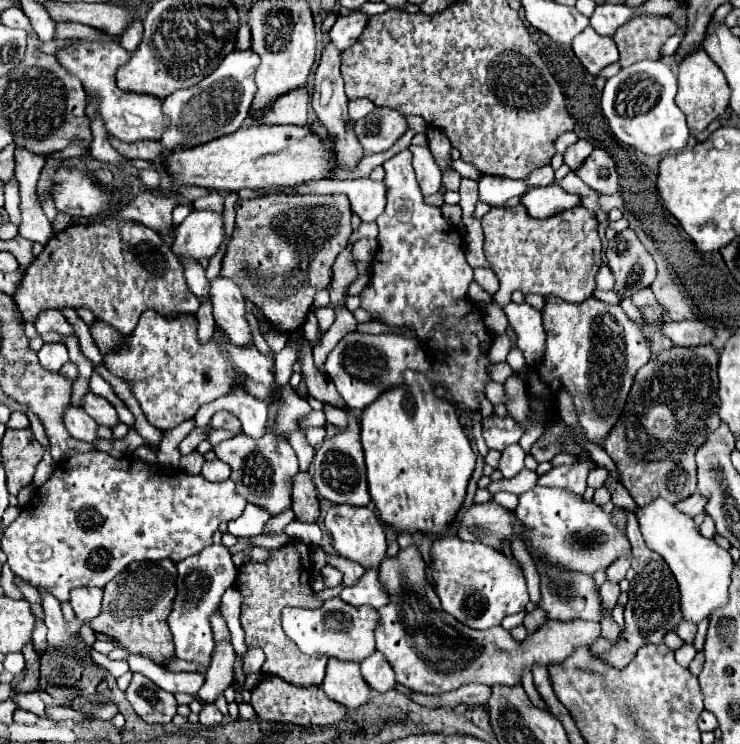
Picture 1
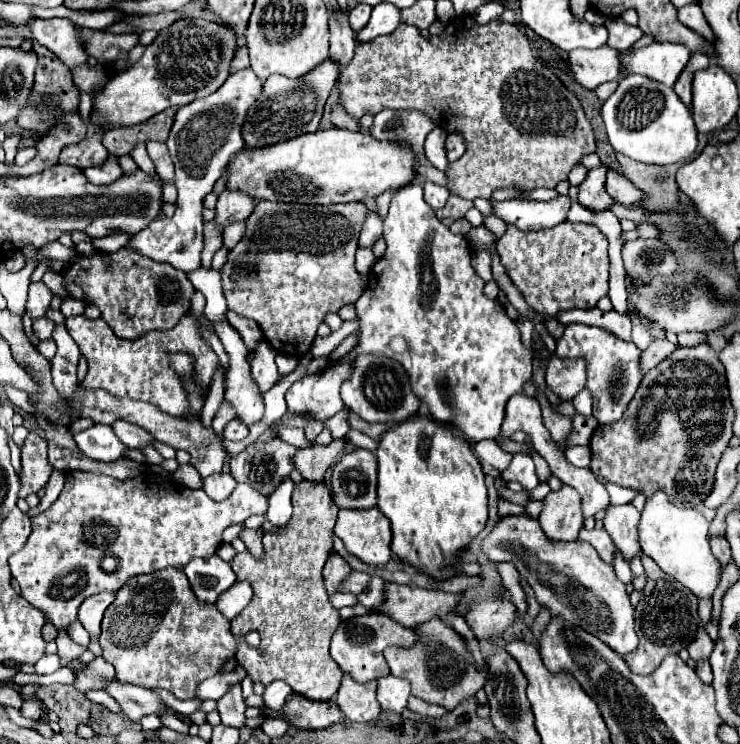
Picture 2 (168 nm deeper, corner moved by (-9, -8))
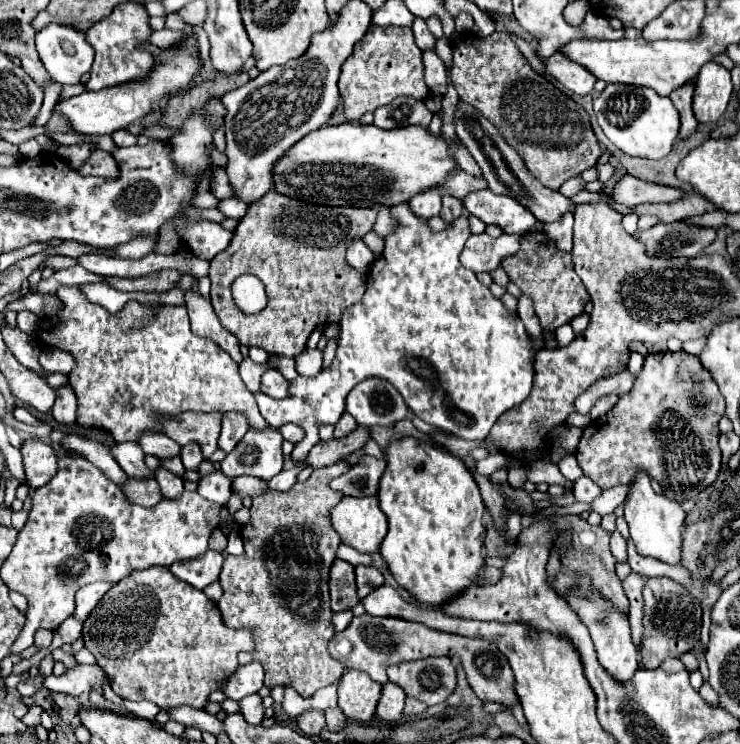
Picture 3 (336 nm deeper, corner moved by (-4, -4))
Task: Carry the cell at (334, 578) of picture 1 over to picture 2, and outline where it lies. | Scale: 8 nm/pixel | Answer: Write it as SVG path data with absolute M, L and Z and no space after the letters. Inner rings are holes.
M351 572L351 576L347 580L343 580L339 584L339 592L349 592L349 594L359 594L361 590L365 590L367 582L369 582L369 574L367 572Z

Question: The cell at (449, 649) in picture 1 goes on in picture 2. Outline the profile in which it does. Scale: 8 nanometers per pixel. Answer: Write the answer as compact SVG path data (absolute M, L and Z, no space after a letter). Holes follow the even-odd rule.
M431 618L417 628L417 640L407 646L389 646L385 648L385 660L391 668L393 676L407 678L411 682L411 694L429 702L443 706L447 710L453 710L463 700L473 698L487 682L487 664L483 662L481 668L477 668L477 662L467 646L467 640L457 634L453 628L449 628L441 618ZM449 656L449 658L445 658ZM453 656L453 658L451 658Z

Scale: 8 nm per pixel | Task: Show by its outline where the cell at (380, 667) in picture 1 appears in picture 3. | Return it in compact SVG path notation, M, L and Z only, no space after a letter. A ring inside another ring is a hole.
M386 682L382 688L382 698L376 708L376 716L386 722L398 722L402 718L404 708L404 690L400 686L394 686L392 682Z

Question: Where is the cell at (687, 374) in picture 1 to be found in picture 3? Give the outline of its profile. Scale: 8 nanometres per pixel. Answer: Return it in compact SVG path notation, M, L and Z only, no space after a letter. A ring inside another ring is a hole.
M684 350L648 354L632 390L622 394L606 416L584 430L576 448L576 460L582 472L600 488L628 484L634 470L644 466L662 486L666 498L684 502L696 498L720 474L718 420L722 416L724 398L710 372L700 366L698 356Z

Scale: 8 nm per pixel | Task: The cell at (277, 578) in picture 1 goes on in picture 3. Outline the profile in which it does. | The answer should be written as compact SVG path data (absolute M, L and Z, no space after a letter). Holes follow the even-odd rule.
M340 460L334 466L314 470L306 482L296 482L288 492L266 490L264 494L256 496L250 506L250 522L240 526L244 554L226 556L220 572L224 594L218 600L218 608L222 612L222 622L228 628L252 630L254 650L246 654L248 660L260 662L264 666L266 686L290 686L302 698L310 698L318 688L338 682L344 672L342 662L334 660L328 652L328 642L334 638L328 572L340 546L340 536L330 522L330 510L342 500L342 492L332 490L330 482L348 470L350 464L346 460Z

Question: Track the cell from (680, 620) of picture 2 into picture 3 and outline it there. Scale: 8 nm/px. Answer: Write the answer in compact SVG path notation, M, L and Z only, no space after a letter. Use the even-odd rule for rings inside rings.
M650 578L644 586L644 668L658 668L666 658L680 658L700 640L702 608L700 600L670 578Z

